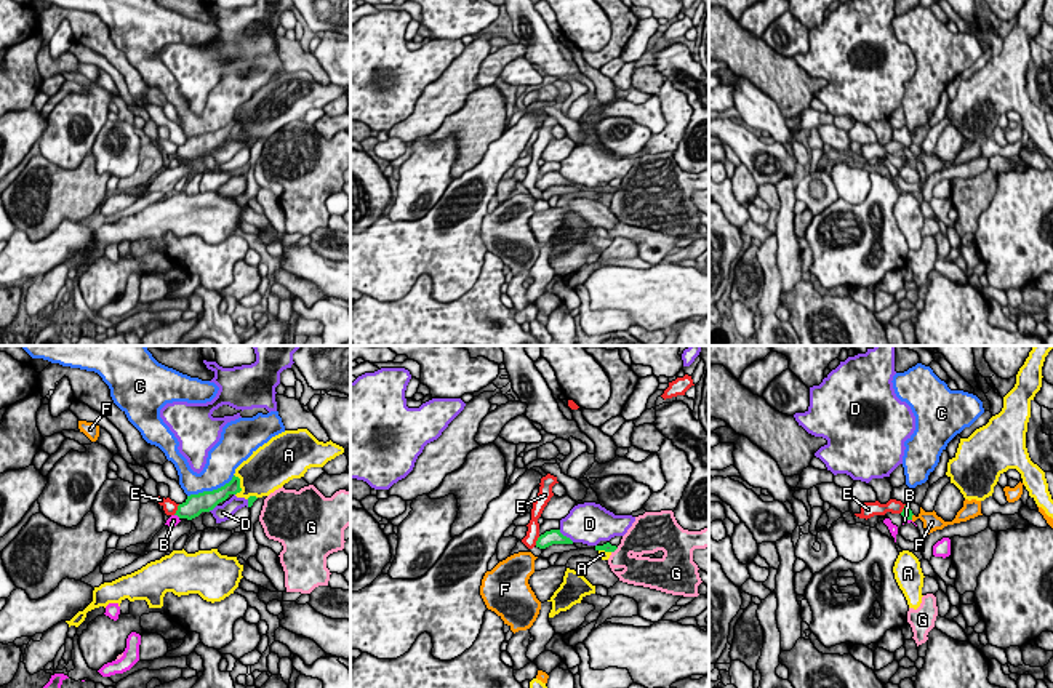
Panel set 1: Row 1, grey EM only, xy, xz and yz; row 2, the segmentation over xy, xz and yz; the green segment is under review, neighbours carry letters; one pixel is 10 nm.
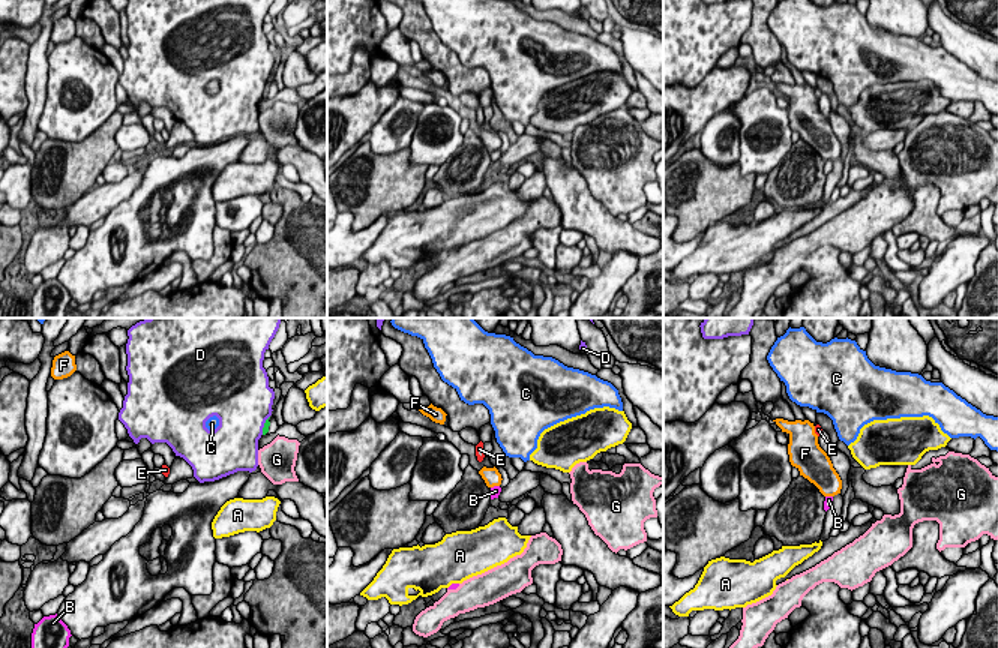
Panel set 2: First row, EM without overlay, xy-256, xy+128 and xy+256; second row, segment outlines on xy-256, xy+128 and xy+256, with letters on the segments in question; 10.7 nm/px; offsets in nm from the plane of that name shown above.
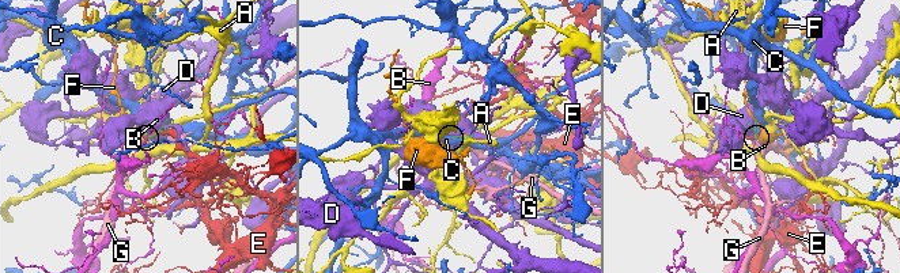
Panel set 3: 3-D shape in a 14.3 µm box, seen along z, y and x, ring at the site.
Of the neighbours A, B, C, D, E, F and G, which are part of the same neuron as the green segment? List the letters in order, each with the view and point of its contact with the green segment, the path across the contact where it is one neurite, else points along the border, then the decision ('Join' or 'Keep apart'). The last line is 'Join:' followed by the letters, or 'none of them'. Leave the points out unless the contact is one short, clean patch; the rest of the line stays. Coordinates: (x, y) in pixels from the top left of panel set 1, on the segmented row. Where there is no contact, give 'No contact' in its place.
A: Touches green at xy (239, 485). Keep apart
B: Touches green at yz (908, 519). Boundary: yz (903, 516), (911, 520). Keep apart
C: Touches green at xy (210, 492). Keep apart
D: Touches green at xz (565, 536). Keep apart
E: Touches green at xy (178, 509). Boundary: xy (180, 504), (173, 514). Keep apart
F: Touches green at yz (911, 517). Path across: yz (906, 512), (911, 517), (927, 517), (932, 522). Join
G: Touches green at xz (615, 549). Boundary: xz (618, 548), (612, 552). Keep apart
Join: F

